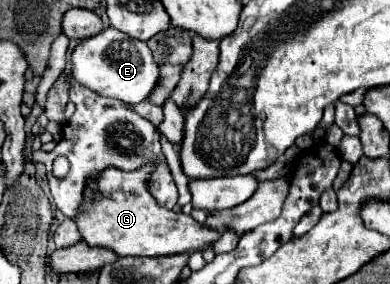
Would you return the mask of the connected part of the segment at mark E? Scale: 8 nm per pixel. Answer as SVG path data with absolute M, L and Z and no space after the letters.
M106 28L98 36L82 40L72 52L74 82L94 90L100 96L118 98L126 104L138 104L148 98L158 82L158 64L152 62L152 52L146 42L134 40L116 28Z

